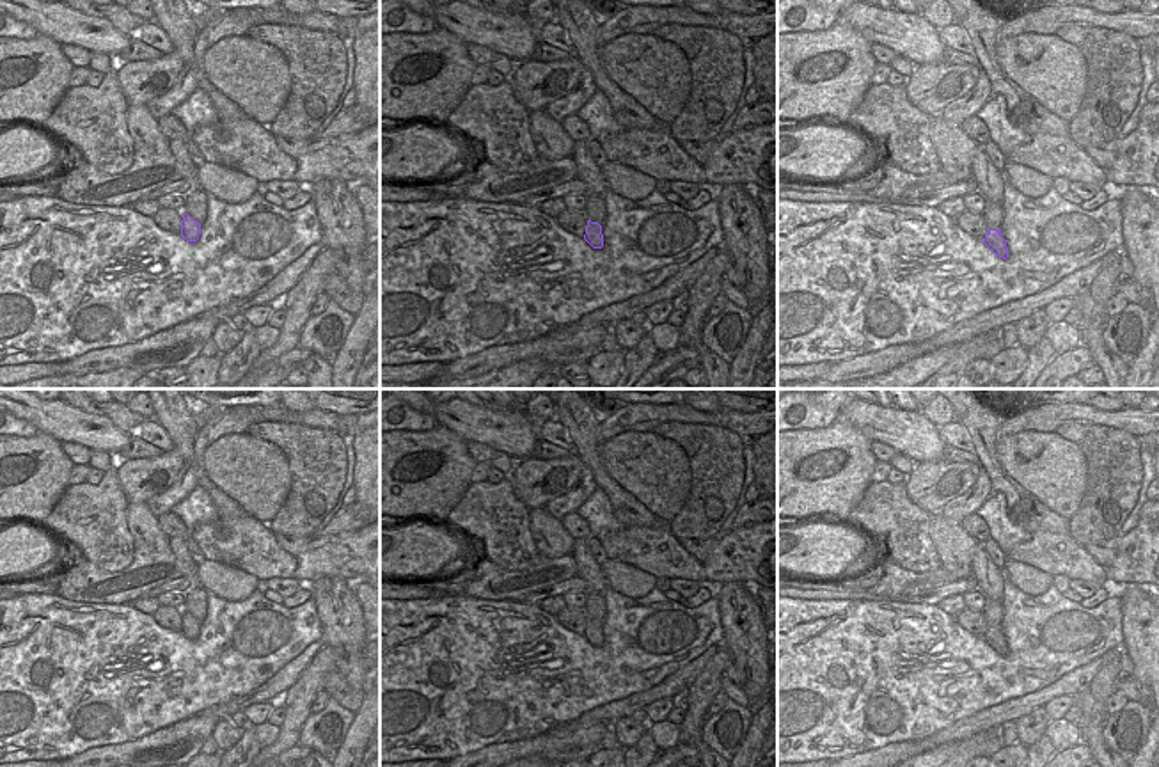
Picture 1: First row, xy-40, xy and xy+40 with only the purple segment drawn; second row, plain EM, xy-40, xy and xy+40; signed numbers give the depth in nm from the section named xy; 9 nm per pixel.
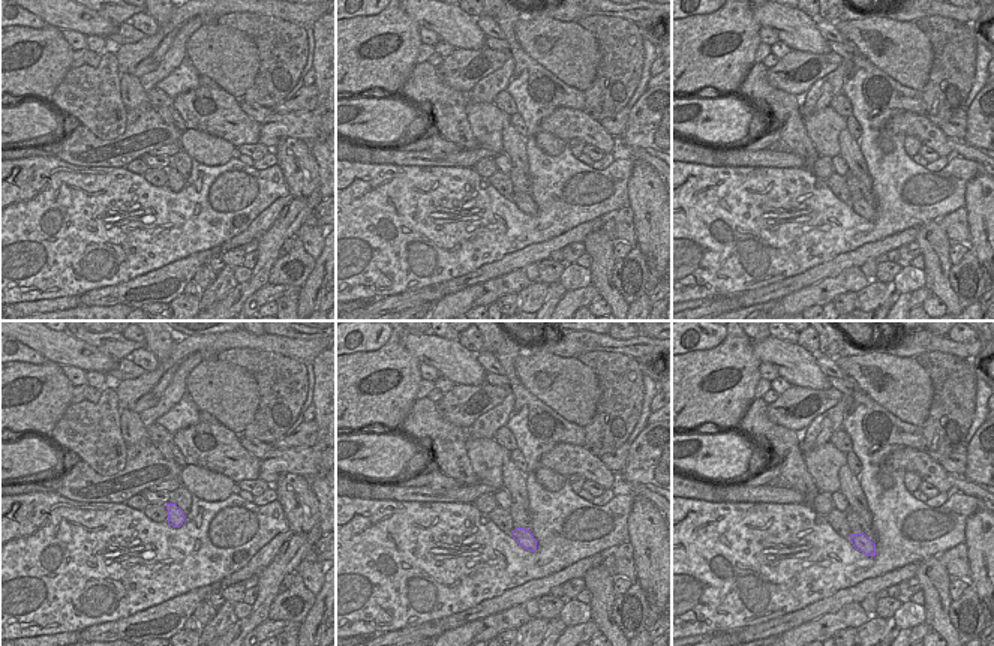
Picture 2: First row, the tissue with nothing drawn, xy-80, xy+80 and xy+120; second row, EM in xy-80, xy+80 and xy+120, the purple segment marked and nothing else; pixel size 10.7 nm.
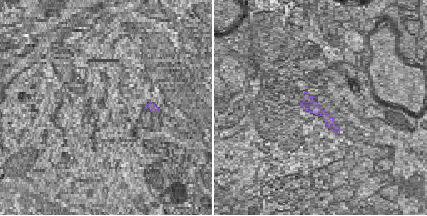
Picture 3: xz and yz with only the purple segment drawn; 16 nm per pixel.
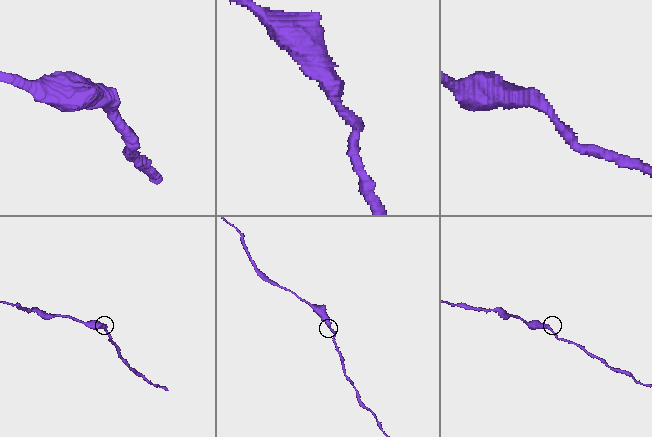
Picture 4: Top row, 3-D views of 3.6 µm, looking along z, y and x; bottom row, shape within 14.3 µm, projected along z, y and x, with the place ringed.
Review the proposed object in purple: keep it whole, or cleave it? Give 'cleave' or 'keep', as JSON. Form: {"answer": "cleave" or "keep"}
{"answer": "keep"}

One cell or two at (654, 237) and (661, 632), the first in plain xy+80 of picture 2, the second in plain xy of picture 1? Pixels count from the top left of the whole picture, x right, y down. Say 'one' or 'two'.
two

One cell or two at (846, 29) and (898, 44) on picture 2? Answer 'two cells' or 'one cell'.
one cell

